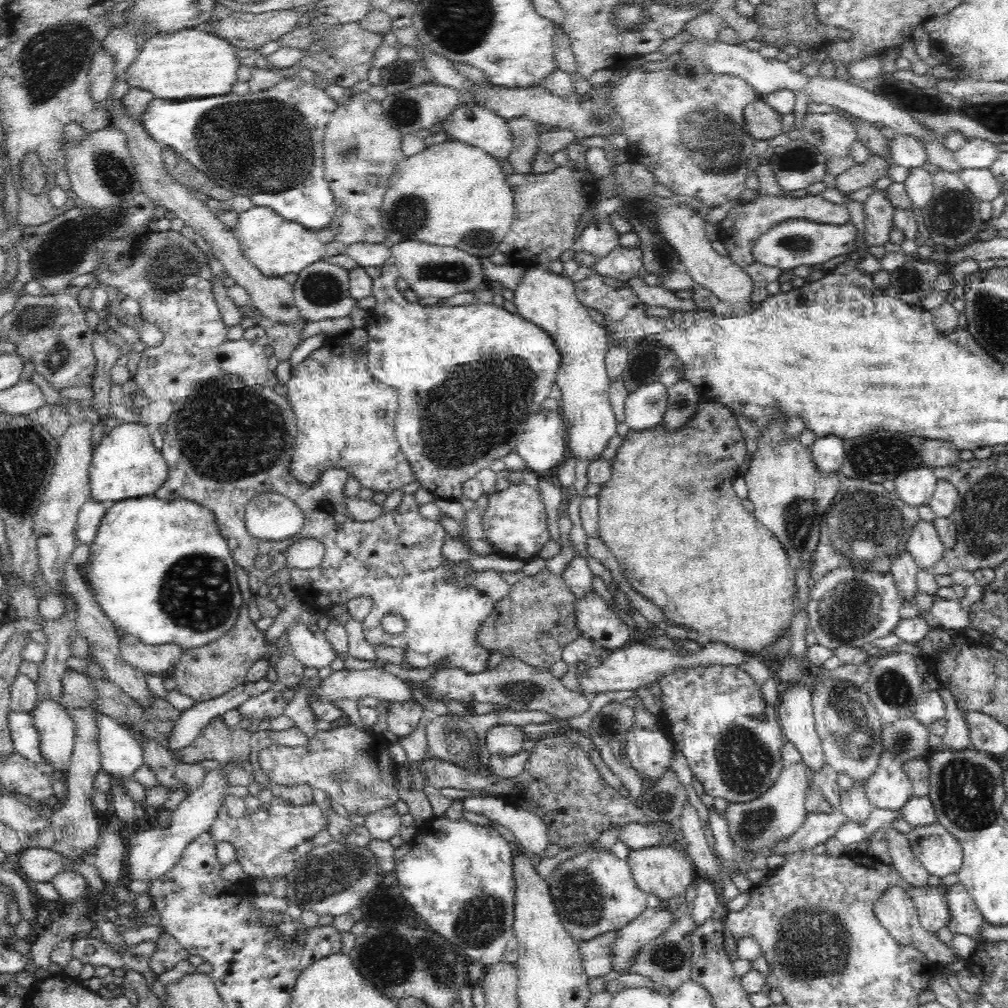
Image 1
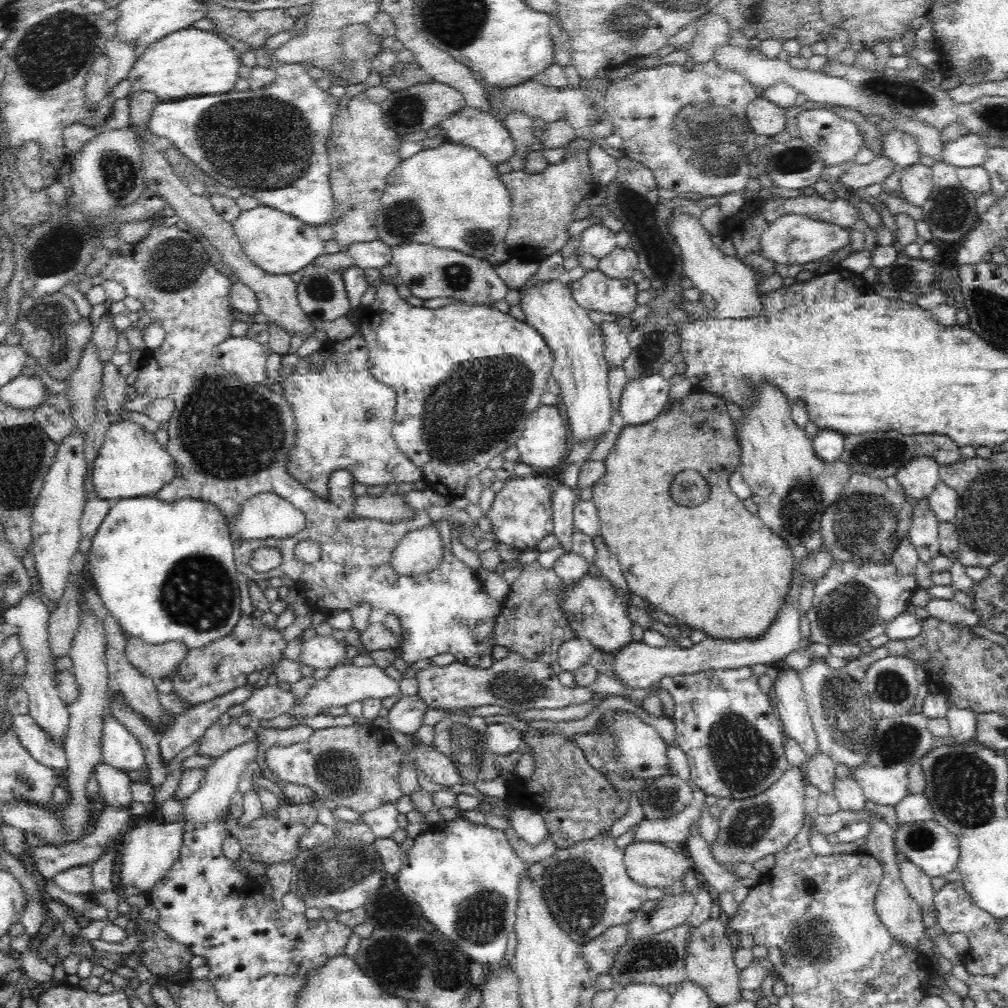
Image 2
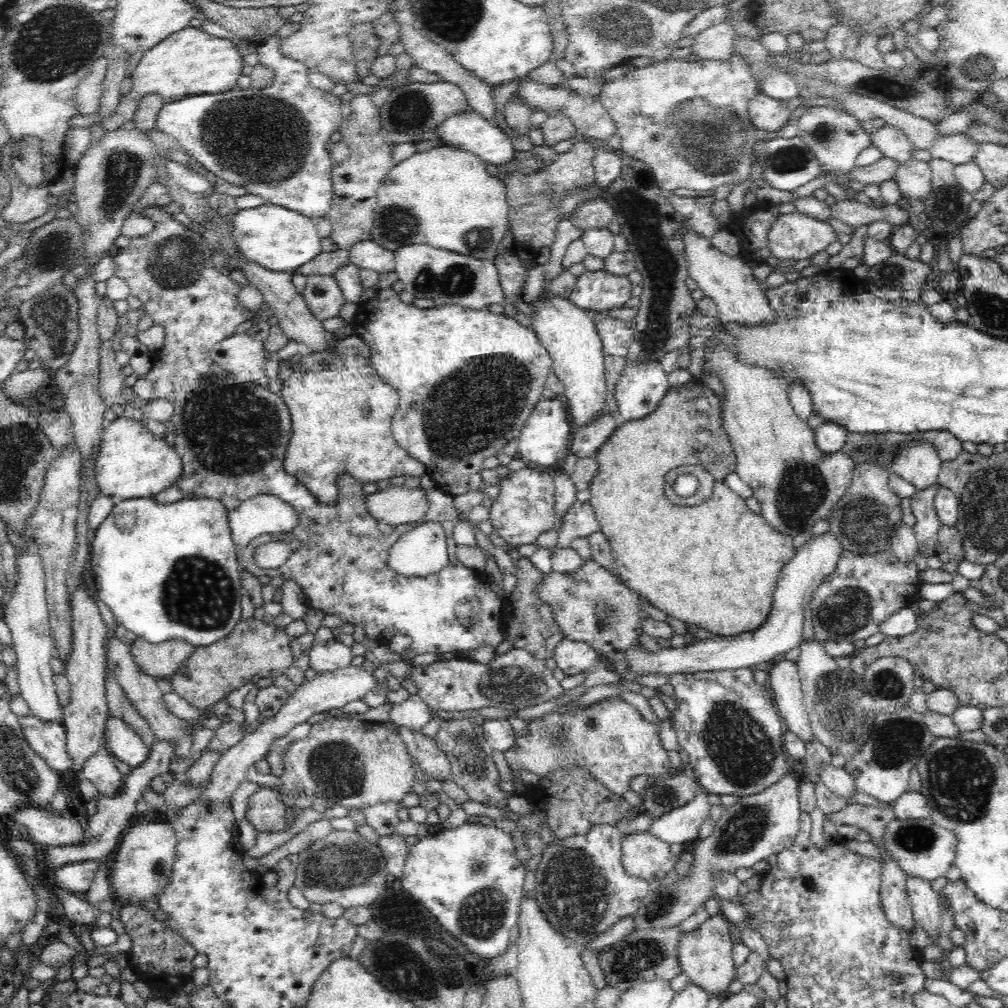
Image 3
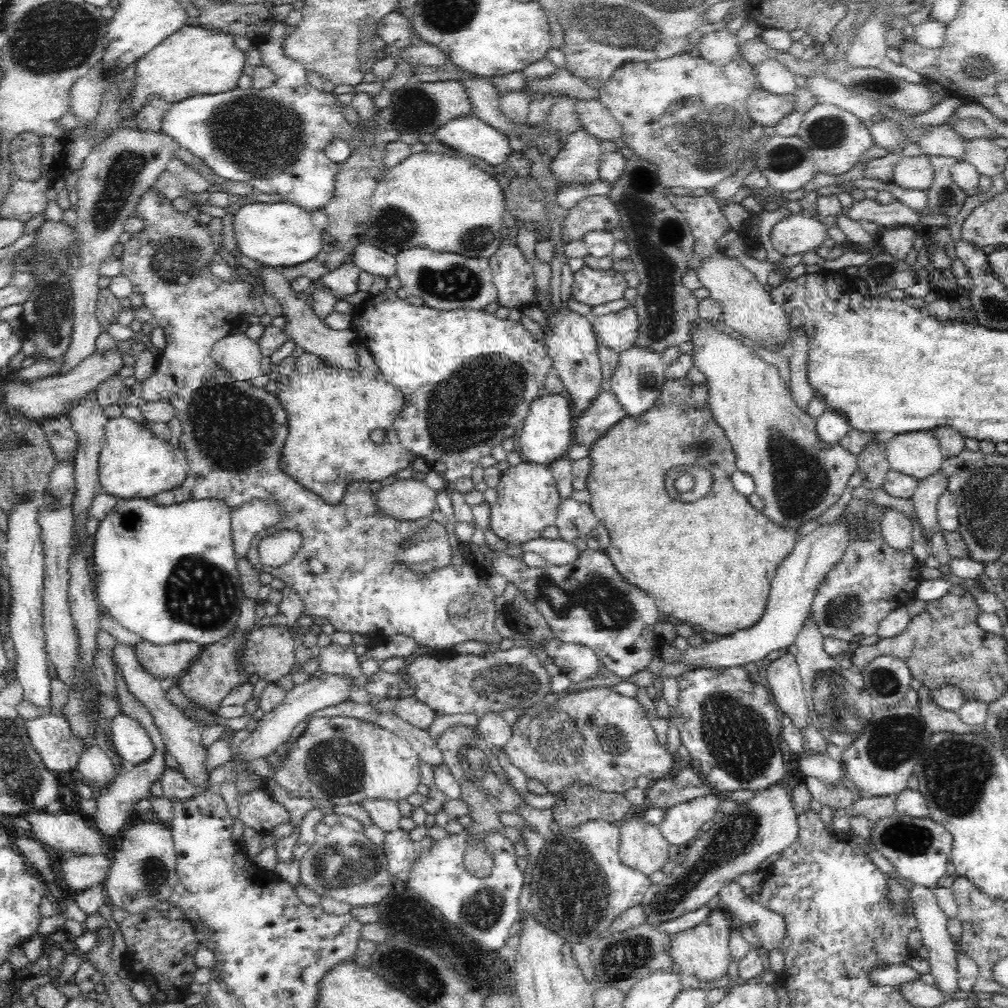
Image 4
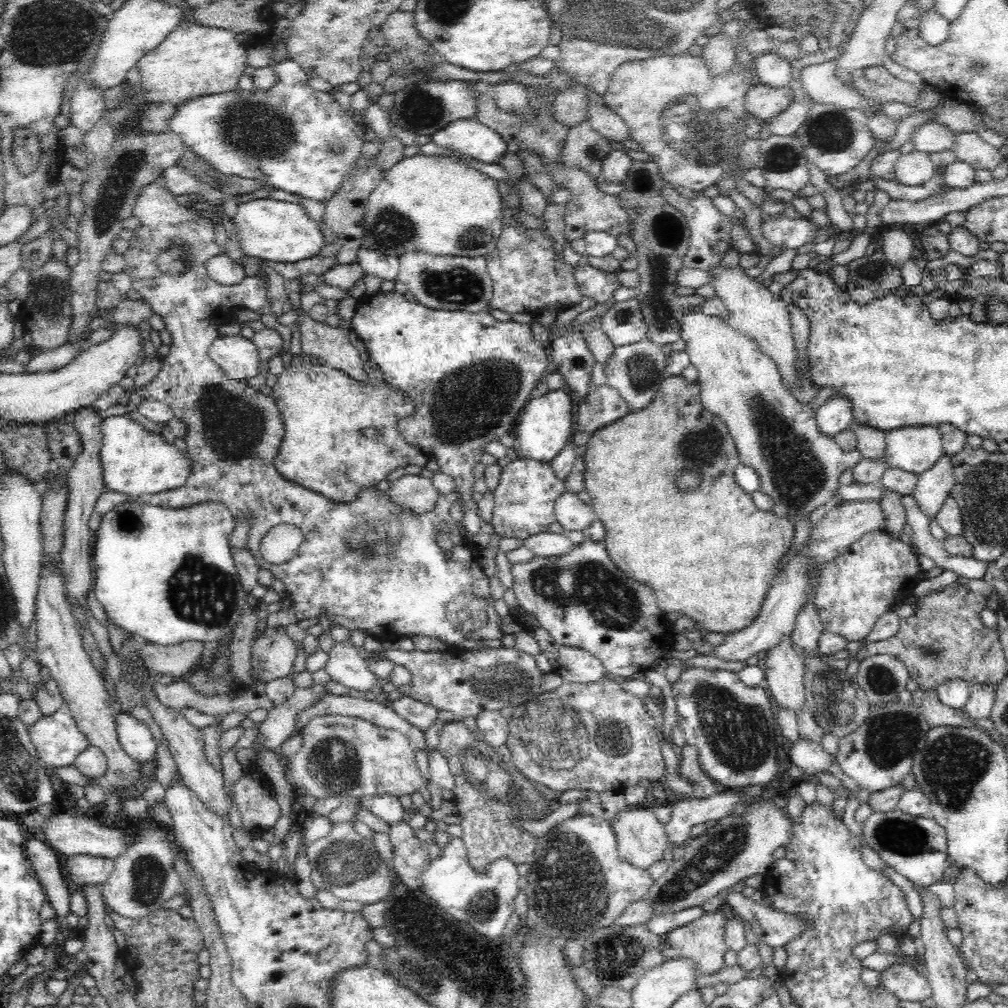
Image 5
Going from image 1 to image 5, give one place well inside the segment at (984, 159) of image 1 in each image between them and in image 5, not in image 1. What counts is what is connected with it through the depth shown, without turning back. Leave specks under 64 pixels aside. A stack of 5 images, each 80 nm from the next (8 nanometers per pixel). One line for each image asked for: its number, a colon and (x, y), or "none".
2: (969, 150)
3: (957, 148)
4: (941, 140)
5: (931, 137)

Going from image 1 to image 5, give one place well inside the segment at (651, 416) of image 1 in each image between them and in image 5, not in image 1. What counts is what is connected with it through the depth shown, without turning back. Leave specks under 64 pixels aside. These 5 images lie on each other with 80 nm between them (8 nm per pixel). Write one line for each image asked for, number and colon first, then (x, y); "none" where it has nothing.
2: (642, 399)
3: (640, 389)
4: (637, 381)
5: (635, 370)

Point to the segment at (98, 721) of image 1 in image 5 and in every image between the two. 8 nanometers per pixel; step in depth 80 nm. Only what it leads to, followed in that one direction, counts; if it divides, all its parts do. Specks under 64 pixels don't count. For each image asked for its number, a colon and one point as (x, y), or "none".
2: (120, 749)
3: (124, 743)
4: (131, 741)
5: (135, 738)

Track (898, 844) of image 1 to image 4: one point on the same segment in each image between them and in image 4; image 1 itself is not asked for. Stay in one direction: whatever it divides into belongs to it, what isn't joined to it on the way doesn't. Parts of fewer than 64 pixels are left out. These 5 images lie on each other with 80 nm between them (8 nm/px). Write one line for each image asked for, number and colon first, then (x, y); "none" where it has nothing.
2: (917, 882)
3: (925, 903)
4: (931, 921)

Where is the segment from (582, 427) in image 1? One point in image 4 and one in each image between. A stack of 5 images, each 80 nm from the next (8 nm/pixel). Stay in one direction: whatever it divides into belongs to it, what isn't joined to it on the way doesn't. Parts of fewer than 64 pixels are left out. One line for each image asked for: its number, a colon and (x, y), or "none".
2: (577, 343)
3: (568, 333)
4: (571, 343)

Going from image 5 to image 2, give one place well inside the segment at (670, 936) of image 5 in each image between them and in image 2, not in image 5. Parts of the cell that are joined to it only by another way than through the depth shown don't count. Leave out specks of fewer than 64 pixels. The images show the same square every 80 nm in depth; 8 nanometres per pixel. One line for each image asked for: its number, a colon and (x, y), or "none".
2: (709, 961)
3: (705, 955)
4: (703, 951)

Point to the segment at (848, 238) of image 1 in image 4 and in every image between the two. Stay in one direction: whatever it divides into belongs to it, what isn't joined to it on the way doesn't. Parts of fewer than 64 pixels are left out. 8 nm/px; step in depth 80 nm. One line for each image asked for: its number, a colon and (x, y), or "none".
2: (794, 239)
3: (794, 236)
4: (797, 233)

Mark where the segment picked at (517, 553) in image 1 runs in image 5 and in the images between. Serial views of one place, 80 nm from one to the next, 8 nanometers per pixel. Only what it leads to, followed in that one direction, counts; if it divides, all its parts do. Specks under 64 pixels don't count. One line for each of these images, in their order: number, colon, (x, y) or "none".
2: (521, 515)
3: (524, 509)
4: (528, 498)
5: (525, 497)

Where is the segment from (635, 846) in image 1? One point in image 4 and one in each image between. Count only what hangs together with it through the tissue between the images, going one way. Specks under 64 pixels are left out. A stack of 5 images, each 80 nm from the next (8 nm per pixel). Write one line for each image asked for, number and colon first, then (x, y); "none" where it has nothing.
2: (676, 828)
3: (681, 825)
4: (682, 822)

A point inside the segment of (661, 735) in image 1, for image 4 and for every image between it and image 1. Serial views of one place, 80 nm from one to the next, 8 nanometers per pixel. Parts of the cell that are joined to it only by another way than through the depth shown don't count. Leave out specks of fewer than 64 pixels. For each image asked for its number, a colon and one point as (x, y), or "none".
2: (631, 747)
3: (611, 740)
4: (599, 737)

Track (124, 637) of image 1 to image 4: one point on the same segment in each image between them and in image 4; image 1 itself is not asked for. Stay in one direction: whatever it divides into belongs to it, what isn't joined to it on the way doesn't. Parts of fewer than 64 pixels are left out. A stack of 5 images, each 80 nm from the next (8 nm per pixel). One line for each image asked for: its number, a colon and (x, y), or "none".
2: (160, 661)
3: (161, 661)
4: (163, 661)

